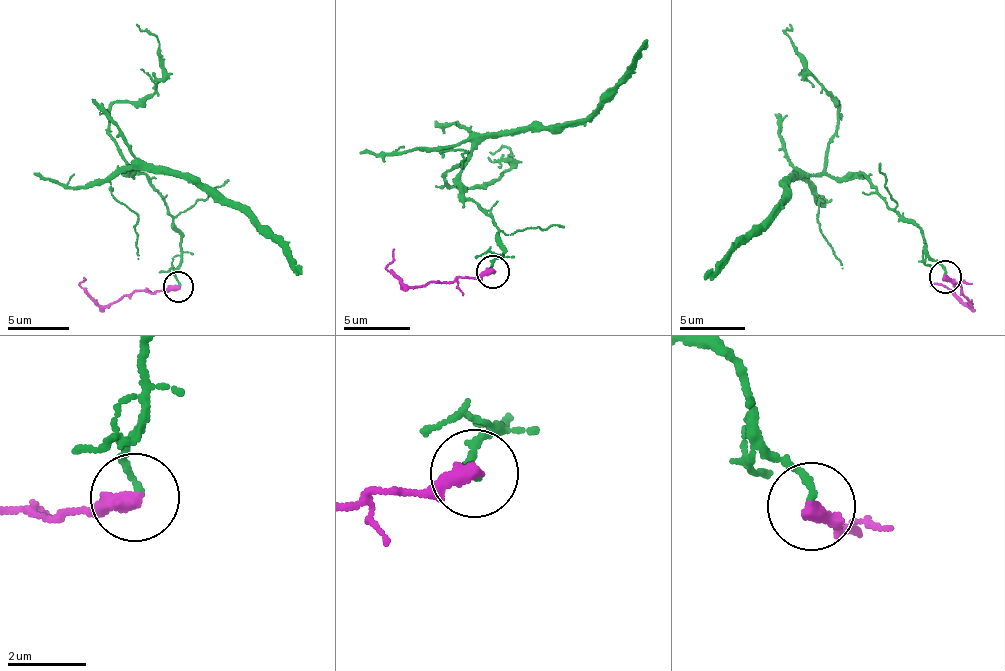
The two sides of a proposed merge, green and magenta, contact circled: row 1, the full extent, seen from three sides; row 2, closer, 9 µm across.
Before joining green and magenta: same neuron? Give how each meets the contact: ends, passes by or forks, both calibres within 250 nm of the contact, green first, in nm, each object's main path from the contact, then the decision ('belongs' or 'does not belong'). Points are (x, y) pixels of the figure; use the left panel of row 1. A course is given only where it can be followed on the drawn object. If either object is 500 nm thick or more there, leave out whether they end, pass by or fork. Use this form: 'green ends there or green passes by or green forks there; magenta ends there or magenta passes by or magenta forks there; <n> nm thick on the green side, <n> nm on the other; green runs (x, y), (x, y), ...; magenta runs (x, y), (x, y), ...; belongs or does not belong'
green ends there; magenta ends there; 160 nm thick on the green side, 440 nm on the other; green runs (177, 286), (181, 243), (165, 198), (139, 174), (126, 170), (184, 174), (233, 203), (302, 273); magenta runs (177, 286), (163, 293), (133, 291), (103, 304), (80, 283), (84, 280); belongs

